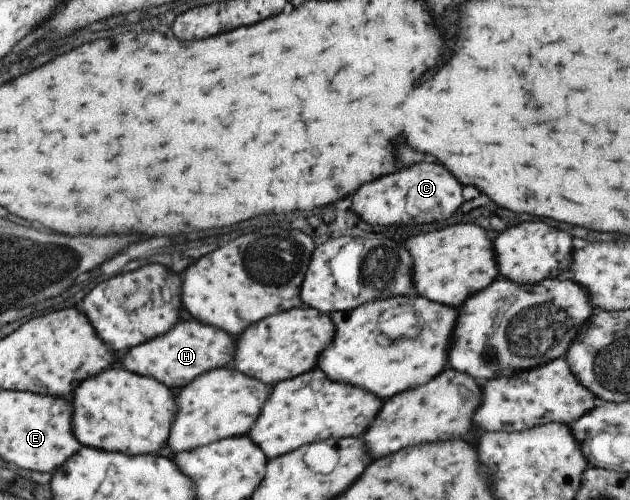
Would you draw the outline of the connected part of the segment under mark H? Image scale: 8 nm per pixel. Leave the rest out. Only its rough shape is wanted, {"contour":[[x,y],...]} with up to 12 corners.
{"contour":[[183,320],[123,368],[183,388],[235,358],[235,340]]}

